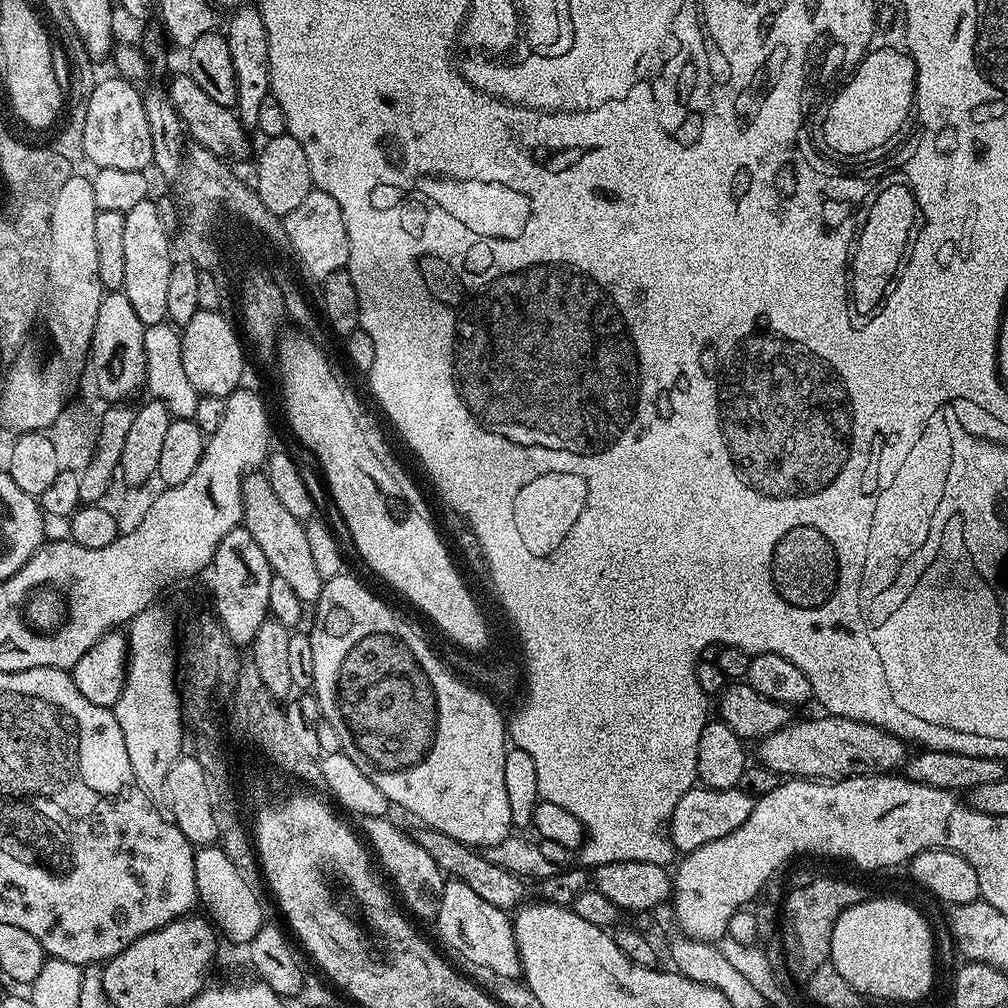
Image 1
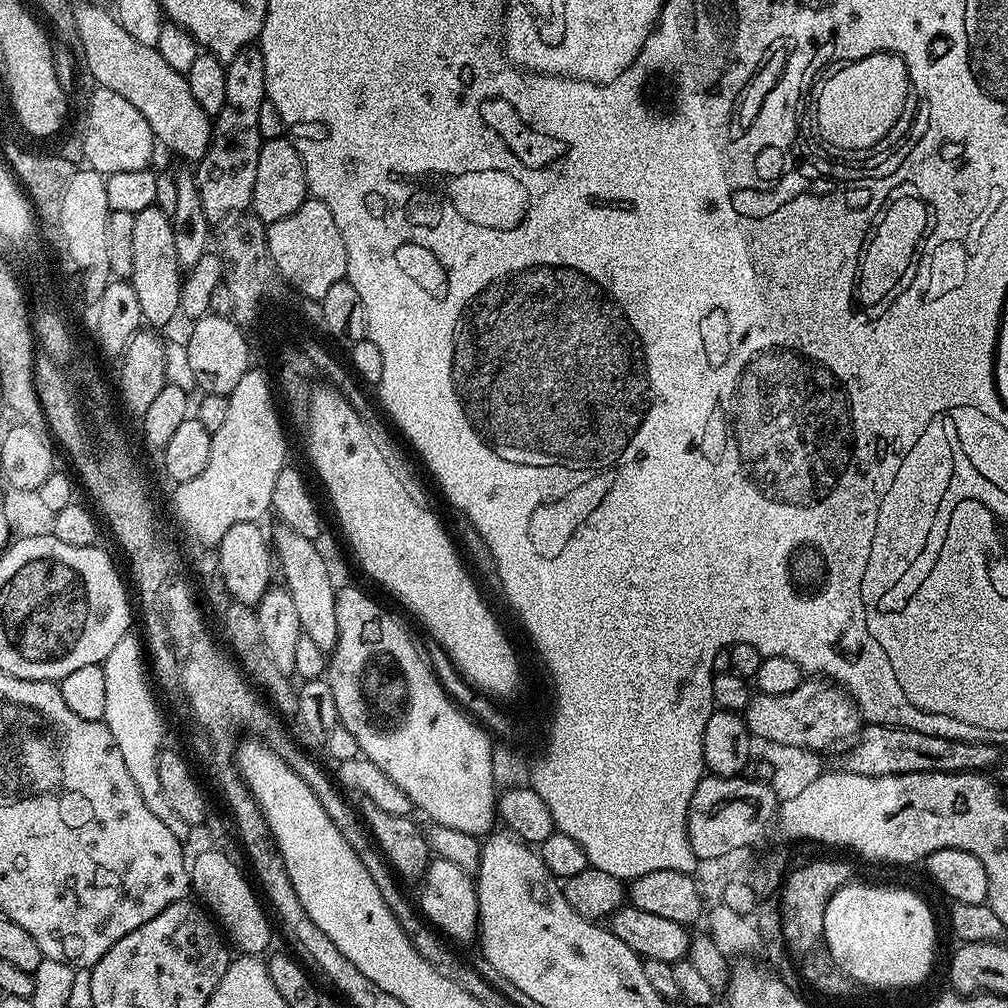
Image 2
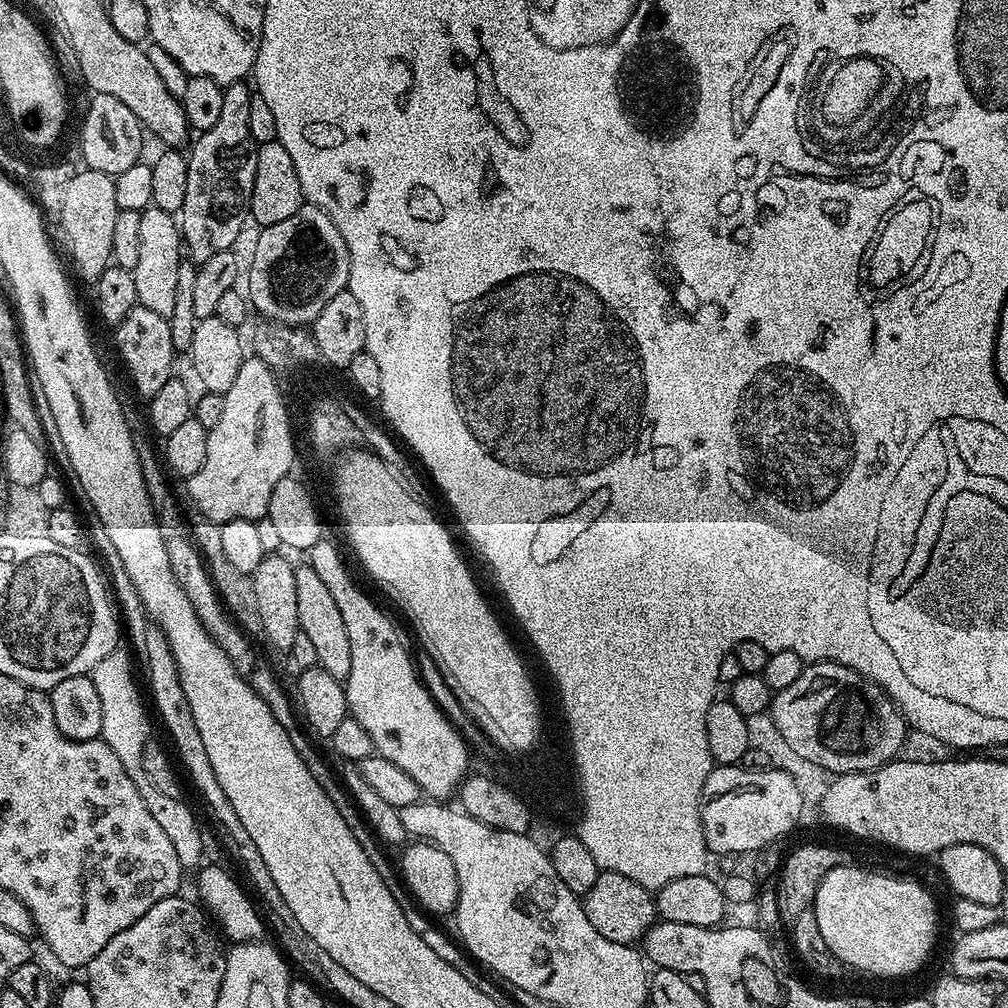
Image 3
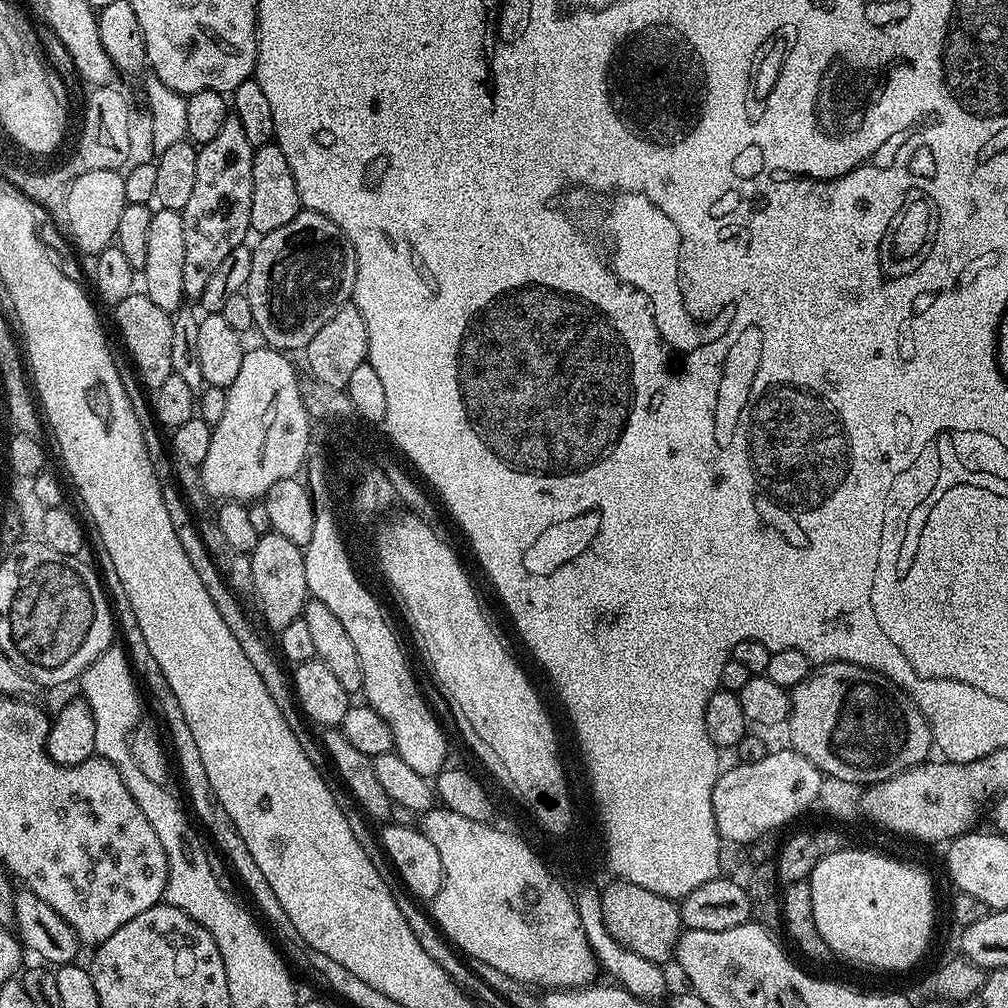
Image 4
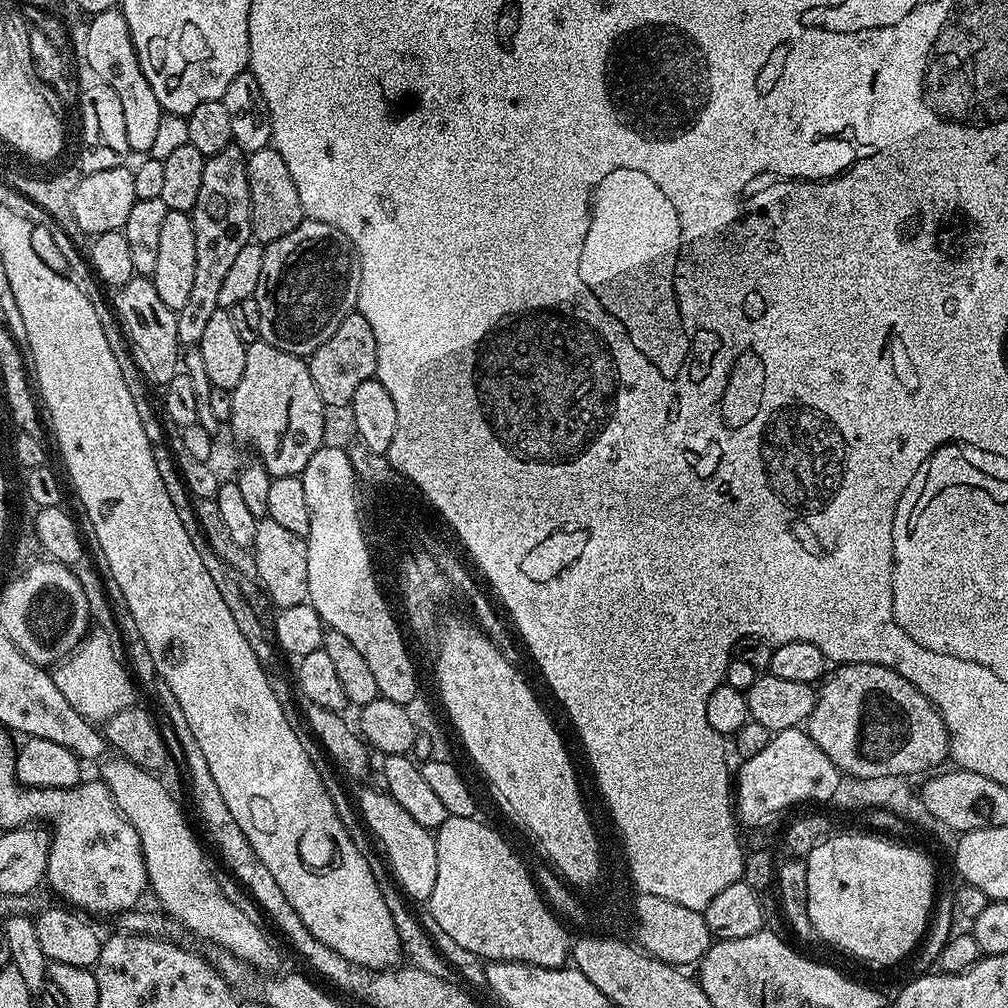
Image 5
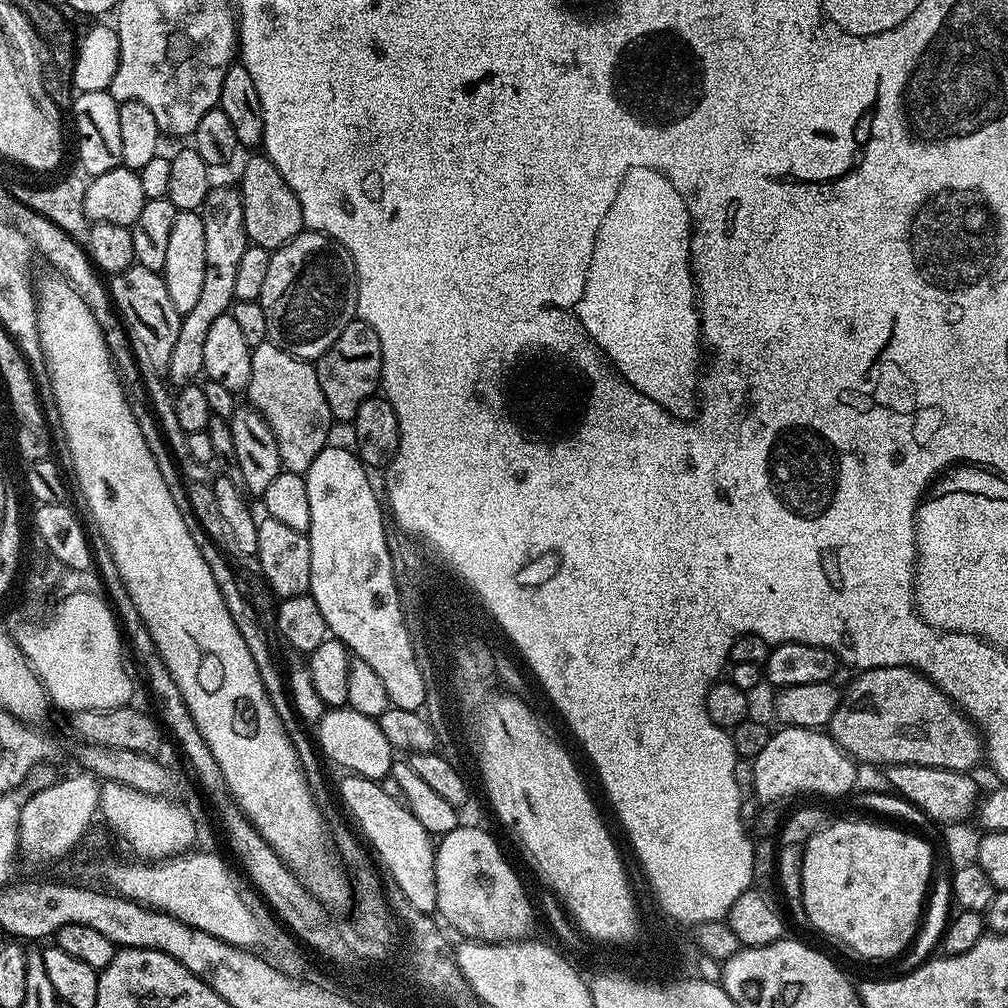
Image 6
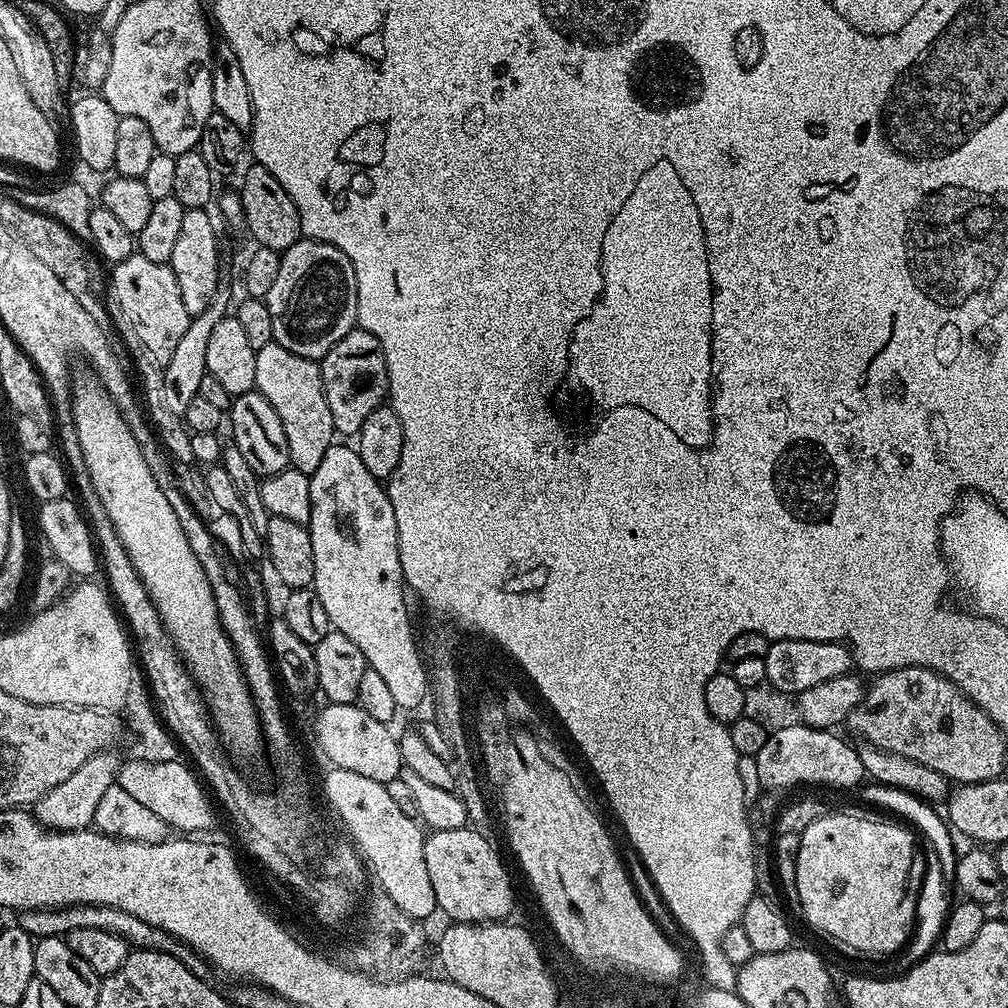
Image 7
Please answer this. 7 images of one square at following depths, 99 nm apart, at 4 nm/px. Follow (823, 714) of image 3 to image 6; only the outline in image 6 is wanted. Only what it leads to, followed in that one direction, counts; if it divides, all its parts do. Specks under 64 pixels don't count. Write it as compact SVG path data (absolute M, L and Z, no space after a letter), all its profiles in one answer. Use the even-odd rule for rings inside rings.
M869 668L861 671L859 675L860 677L858 677L848 689L843 689L842 699L830 723L830 735L832 739L835 740L837 746L840 747L842 751L847 752L854 761L861 764L875 764L877 766L917 764L923 768L945 768L951 772L971 773L973 771L972 767L974 767L979 760L982 760L982 740L972 721L949 700L946 693L944 693L941 688L937 688L923 672L918 672L914 668Z

